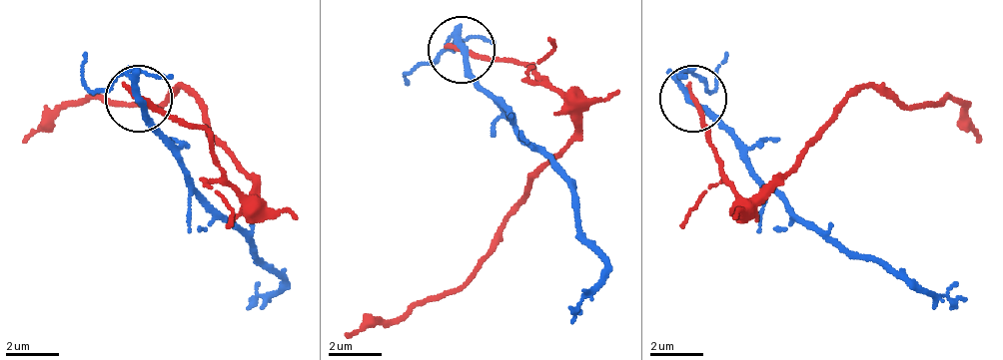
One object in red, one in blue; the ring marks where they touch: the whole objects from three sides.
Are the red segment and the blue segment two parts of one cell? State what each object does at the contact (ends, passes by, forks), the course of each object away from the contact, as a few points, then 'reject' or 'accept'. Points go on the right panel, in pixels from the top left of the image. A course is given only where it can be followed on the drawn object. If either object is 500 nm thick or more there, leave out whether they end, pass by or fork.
red ends there; blue forks there; red runs (694, 97), (741, 196), (768, 190), (862, 90), (935, 103), (955, 97), (962, 124), (982, 144); blue runs (687, 97), (835, 243), (882, 257), (908, 283), (969, 297); reject

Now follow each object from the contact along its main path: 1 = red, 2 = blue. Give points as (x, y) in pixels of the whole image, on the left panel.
1: (137, 97), (211, 137), (238, 196), (251, 190), (184, 90), (131, 103), (84, 97), (43, 124), (23, 144)
2: (137, 97), (144, 124), (251, 243), (258, 257), (285, 283), (251, 297)

